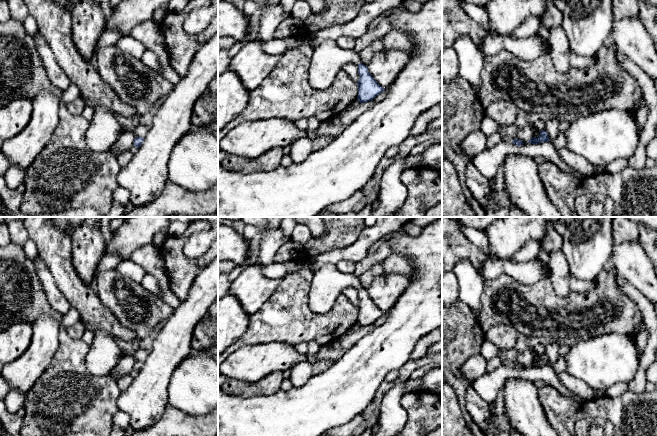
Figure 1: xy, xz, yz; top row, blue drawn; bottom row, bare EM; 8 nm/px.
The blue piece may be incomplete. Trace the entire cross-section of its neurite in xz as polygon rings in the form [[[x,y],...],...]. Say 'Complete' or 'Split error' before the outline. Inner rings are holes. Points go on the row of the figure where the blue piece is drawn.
Complete. [[[362,63],[358,64],[359,80],[358,85],[358,96],[357,99],[360,103],[366,103],[373,101],[373,99],[382,93],[385,88],[380,86],[377,81],[372,77],[366,65]]]

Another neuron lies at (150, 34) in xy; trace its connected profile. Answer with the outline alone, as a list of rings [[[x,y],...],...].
[[[152,20],[141,22],[130,31],[129,36],[141,42],[147,50],[156,55],[163,64],[162,76],[165,79],[174,86],[180,82],[182,78],[171,66],[168,47],[160,25],[155,24]]]

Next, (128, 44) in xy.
[[[123,36],[114,46],[132,55],[136,59],[141,59],[143,53],[147,50],[141,42],[131,36]]]

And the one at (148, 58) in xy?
[[[146,50],[143,53],[141,60],[152,71],[160,75],[163,74],[163,64],[159,61],[159,59],[156,57],[156,55],[152,51]]]

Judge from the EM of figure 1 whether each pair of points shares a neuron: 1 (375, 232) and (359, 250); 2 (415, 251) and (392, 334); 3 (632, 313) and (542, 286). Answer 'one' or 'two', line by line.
1: one
2: one
3: one

